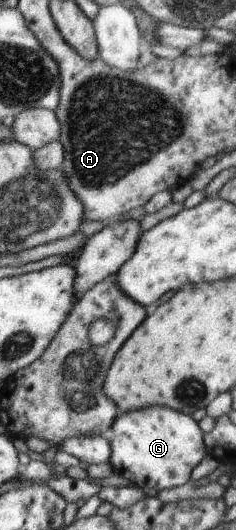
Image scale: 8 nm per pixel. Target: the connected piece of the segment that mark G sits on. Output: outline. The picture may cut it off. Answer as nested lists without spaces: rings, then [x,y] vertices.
[[[151,406],[140,410],[121,412],[113,420],[111,429],[114,437],[110,441],[112,454],[110,463],[115,472],[131,481],[133,487],[155,488],[158,492],[166,487],[177,487],[189,483],[191,471],[201,463],[201,459],[208,453],[203,443],[204,433],[198,422],[189,415],[183,415],[181,411],[173,411],[169,407]]]

